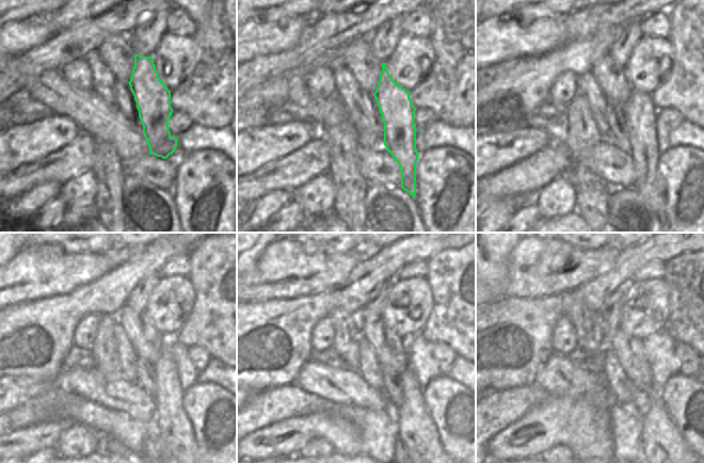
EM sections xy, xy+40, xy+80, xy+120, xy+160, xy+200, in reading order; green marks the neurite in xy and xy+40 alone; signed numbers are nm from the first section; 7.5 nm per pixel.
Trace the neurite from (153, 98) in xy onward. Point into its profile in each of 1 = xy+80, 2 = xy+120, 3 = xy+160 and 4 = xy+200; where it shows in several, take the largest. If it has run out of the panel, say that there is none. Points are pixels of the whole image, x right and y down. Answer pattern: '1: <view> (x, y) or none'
1: xy+80 (640, 113)
2: xy+120 (172, 424)
3: xy+160 (417, 432)
4: xy+200 (664, 449)

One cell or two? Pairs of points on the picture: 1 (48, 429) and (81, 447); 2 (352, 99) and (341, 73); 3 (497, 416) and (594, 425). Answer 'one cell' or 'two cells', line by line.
1: two cells
2: one cell
3: two cells

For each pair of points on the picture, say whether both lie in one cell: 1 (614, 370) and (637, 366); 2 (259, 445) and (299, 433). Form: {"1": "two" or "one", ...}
{"1": "two", "2": "one"}

